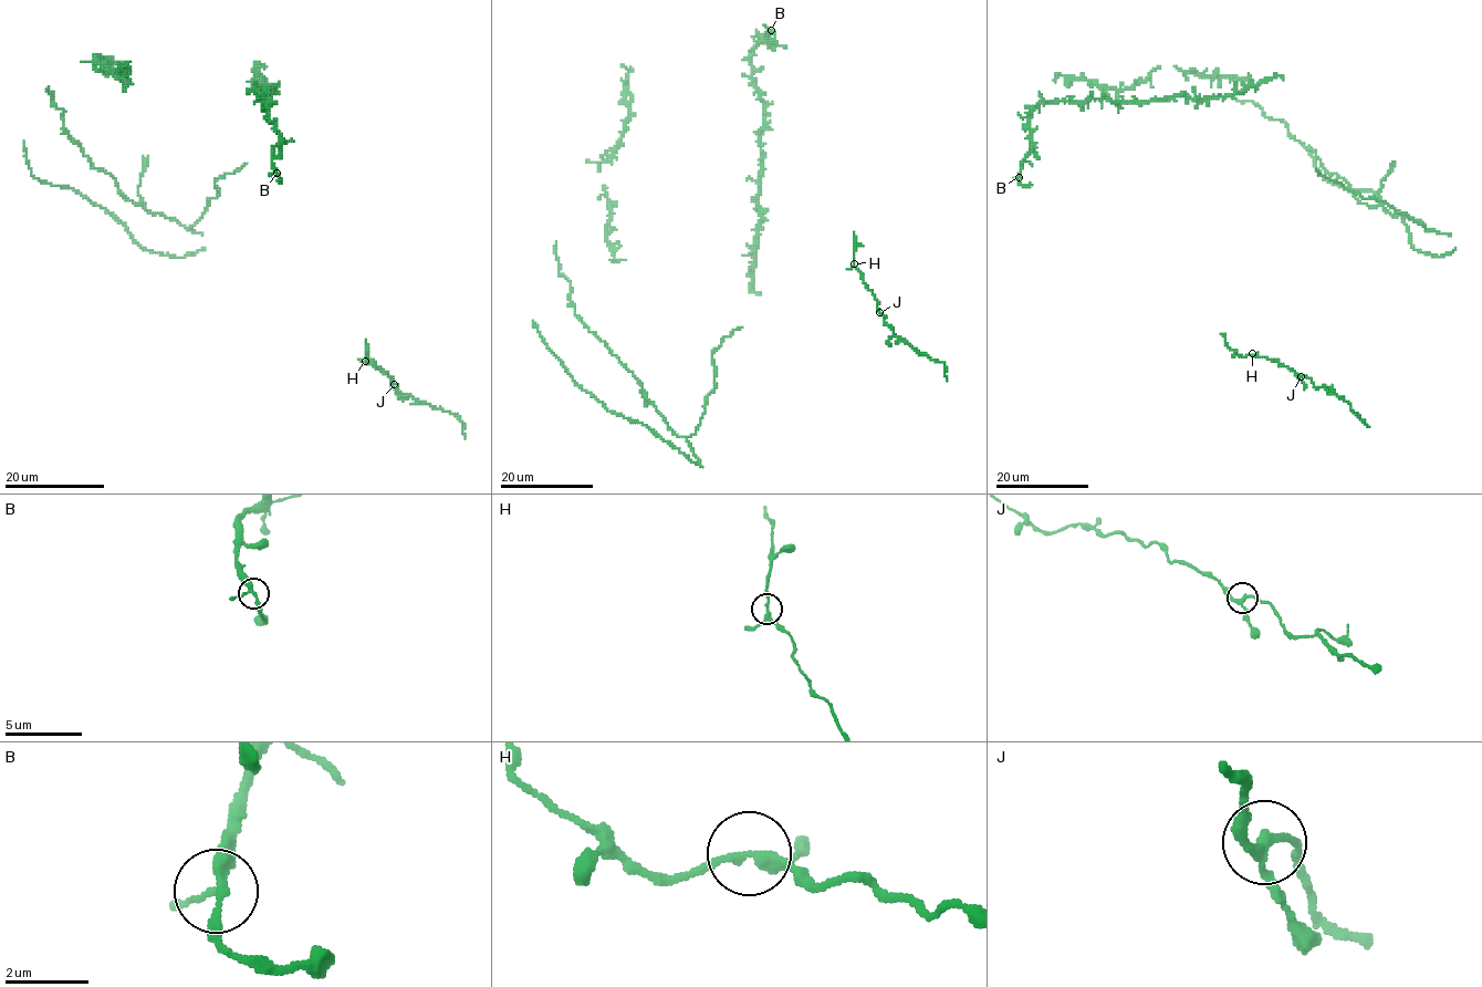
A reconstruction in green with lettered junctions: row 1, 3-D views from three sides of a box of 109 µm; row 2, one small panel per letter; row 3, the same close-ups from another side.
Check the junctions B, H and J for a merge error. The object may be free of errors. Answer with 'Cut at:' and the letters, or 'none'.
Cut at: none

